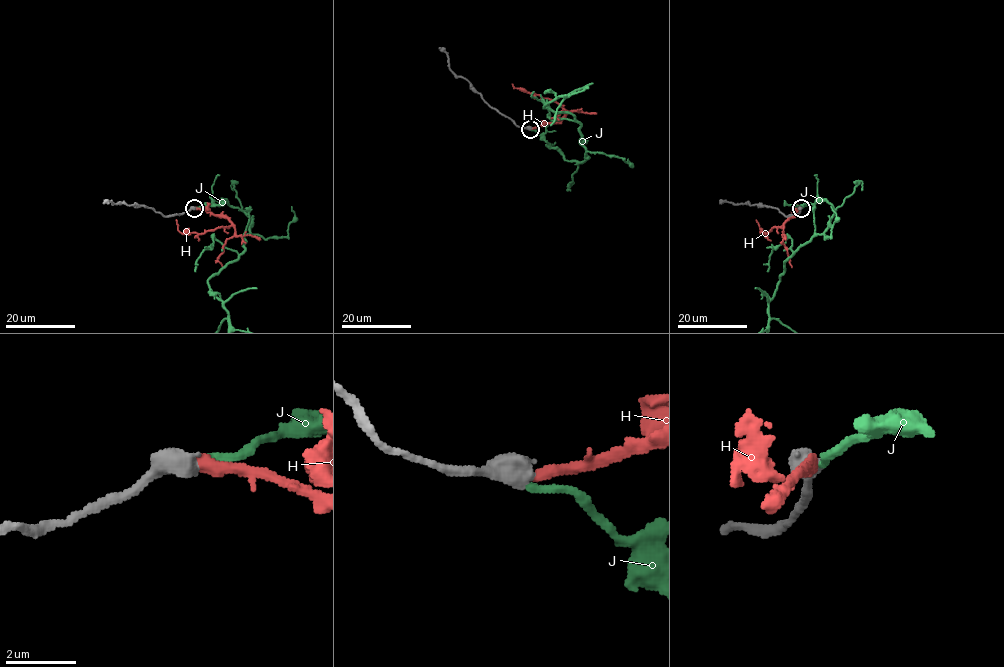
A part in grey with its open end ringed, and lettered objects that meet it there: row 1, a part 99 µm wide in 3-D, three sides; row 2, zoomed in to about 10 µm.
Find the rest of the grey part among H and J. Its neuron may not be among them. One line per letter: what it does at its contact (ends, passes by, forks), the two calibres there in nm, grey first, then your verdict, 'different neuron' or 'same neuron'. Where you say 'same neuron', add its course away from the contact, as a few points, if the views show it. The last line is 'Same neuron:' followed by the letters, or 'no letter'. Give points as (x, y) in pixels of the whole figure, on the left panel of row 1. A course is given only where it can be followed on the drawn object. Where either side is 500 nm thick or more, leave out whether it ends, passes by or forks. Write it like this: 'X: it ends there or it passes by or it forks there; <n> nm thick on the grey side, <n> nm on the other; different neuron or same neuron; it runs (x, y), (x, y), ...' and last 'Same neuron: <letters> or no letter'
H: 600 nm thick on the grey side, 360 nm on the other; different neuron
J: 650 nm thick on the grey side, 240 nm on the other; same neuron
Same neuron: J

